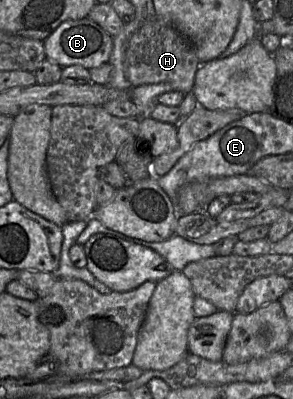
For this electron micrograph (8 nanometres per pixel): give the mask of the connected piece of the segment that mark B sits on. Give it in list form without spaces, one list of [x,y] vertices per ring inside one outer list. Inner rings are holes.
[[[89,17],[66,20],[44,39],[44,49],[46,57],[61,66],[78,64],[91,69],[109,62],[113,37]]]

